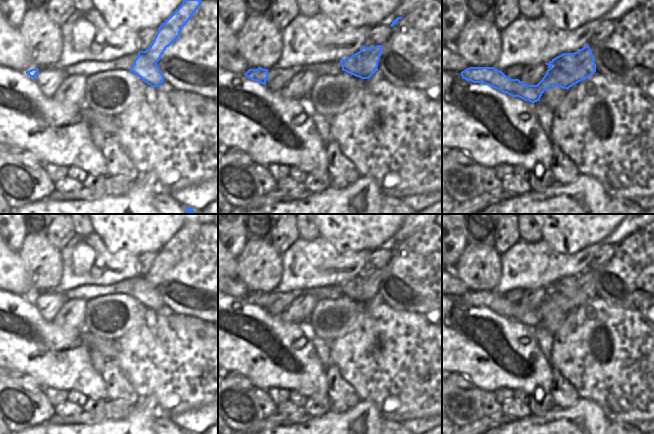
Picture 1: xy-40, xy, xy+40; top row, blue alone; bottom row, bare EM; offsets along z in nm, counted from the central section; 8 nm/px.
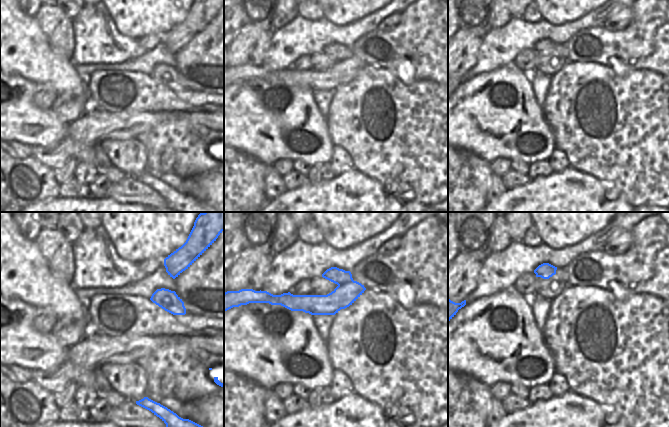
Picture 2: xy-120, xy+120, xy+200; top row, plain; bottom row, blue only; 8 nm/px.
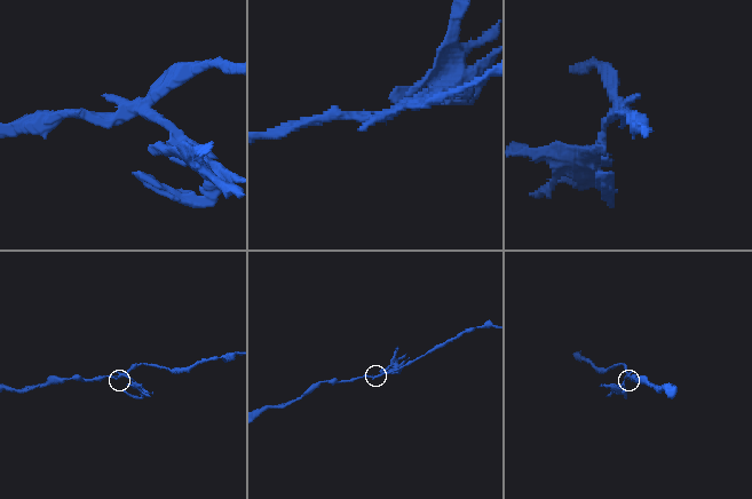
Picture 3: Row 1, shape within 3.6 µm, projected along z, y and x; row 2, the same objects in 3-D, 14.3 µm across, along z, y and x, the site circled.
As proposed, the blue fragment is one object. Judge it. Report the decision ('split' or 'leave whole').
split

